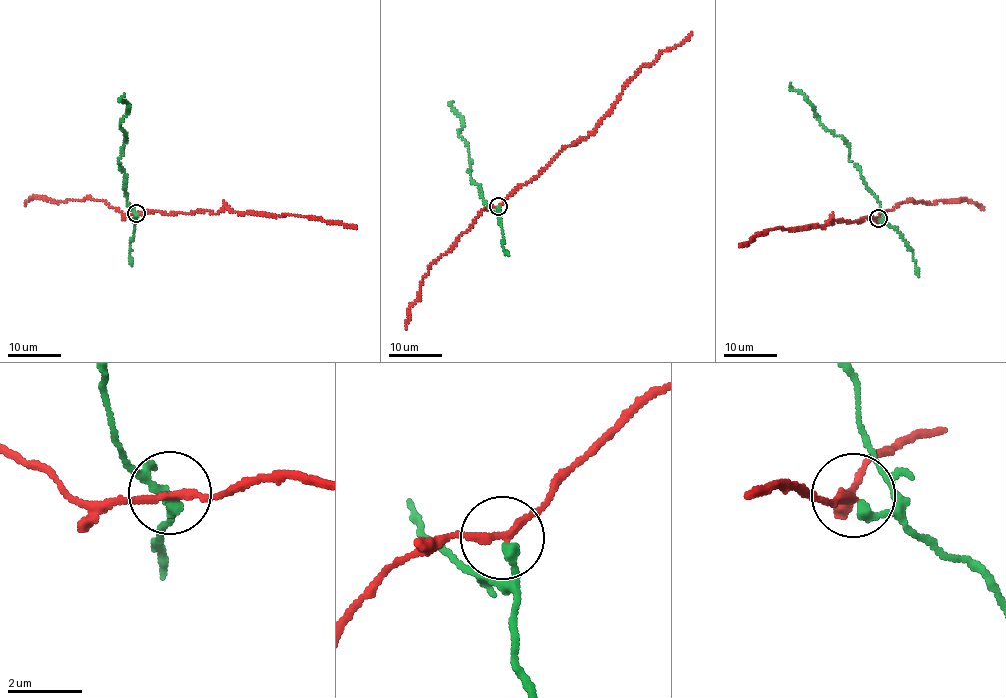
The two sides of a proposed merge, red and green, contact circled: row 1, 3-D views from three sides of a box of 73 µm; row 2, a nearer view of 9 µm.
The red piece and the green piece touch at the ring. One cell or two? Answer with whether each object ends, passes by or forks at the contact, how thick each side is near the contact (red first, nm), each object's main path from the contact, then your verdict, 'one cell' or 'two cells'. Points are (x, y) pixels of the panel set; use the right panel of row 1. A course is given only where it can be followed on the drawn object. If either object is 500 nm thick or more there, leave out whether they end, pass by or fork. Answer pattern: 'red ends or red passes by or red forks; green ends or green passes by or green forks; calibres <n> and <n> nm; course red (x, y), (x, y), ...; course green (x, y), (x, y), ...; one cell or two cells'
red passes by; green ends; calibres 200 and 280 nm; course red (878, 218), (832, 223), (829, 221), (821, 227), (765, 231), (740, 244); course green (879, 218), (882, 221), (884, 215), (878, 198), (848, 158), (849, 144), (819, 121), (812, 105), (790, 83); two cells

